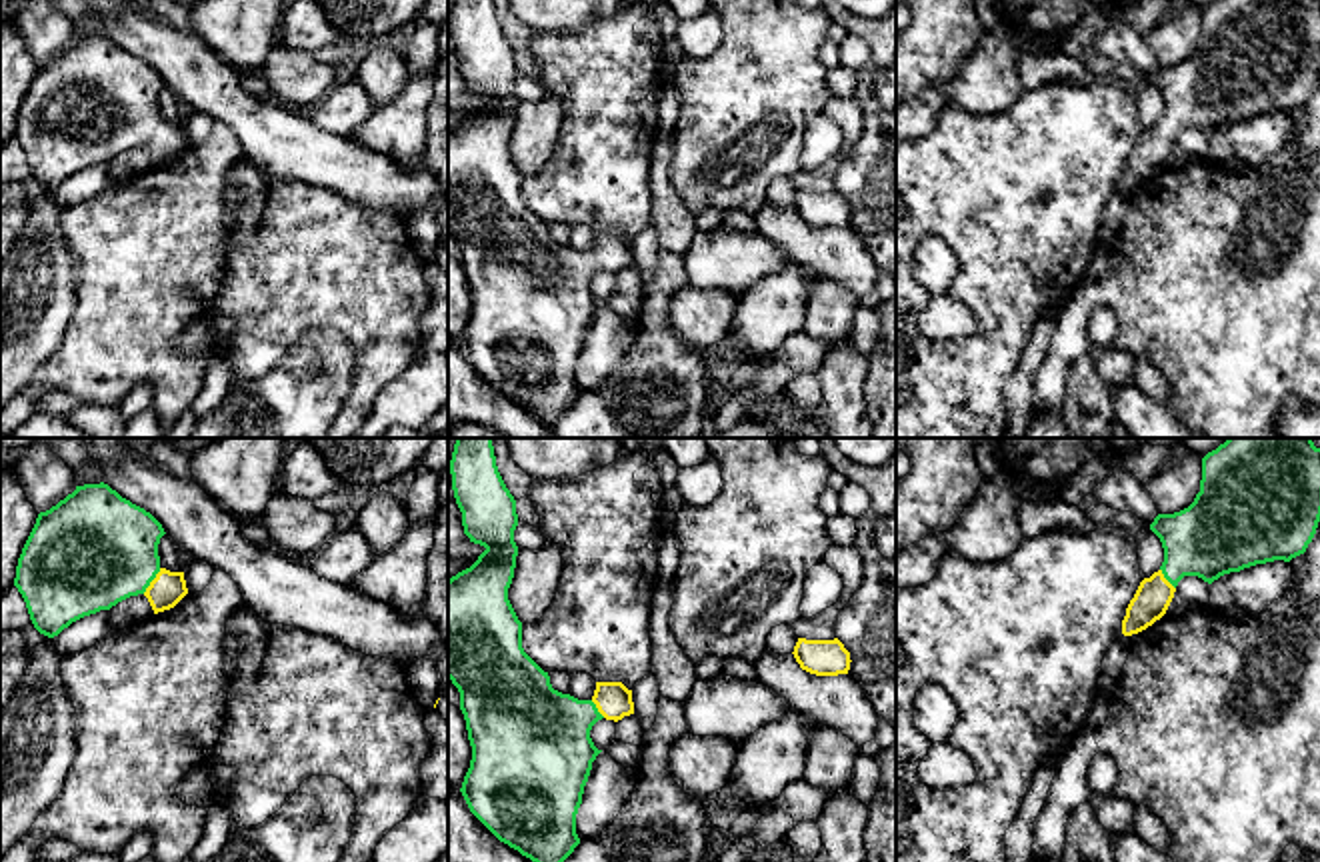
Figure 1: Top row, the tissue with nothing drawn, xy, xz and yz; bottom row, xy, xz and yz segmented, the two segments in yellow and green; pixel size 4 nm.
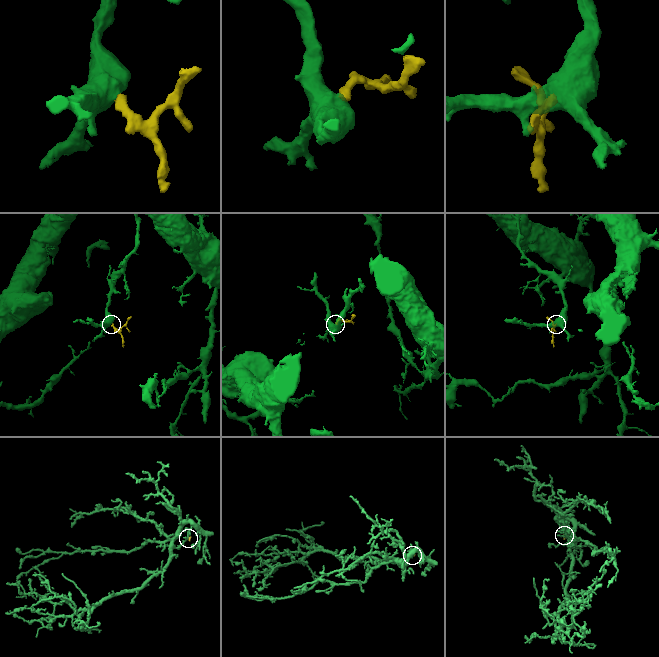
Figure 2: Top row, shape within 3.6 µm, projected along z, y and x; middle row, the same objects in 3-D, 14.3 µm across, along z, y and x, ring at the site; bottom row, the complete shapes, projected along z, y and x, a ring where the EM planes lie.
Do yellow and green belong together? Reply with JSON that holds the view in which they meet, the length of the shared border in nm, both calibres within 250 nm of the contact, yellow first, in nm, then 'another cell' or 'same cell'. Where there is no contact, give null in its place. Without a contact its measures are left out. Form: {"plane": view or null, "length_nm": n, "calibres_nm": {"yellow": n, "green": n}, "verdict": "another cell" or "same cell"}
{"plane": "xy", "length_nm": 130, "calibres_nm": {"yellow": 140, "green": 440}, "verdict": "same cell"}

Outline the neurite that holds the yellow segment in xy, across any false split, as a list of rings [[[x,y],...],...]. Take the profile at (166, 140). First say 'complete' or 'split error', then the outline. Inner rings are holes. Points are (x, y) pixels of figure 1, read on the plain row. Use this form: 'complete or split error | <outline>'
split error | [[[108,36],[76,38],[46,64],[22,100],[14,138],[22,146],[34,180],[54,190],[72,174],[110,162],[118,154],[144,146],[154,166],[174,160],[186,146],[184,124],[160,118],[162,76],[144,60],[122,50]]]

